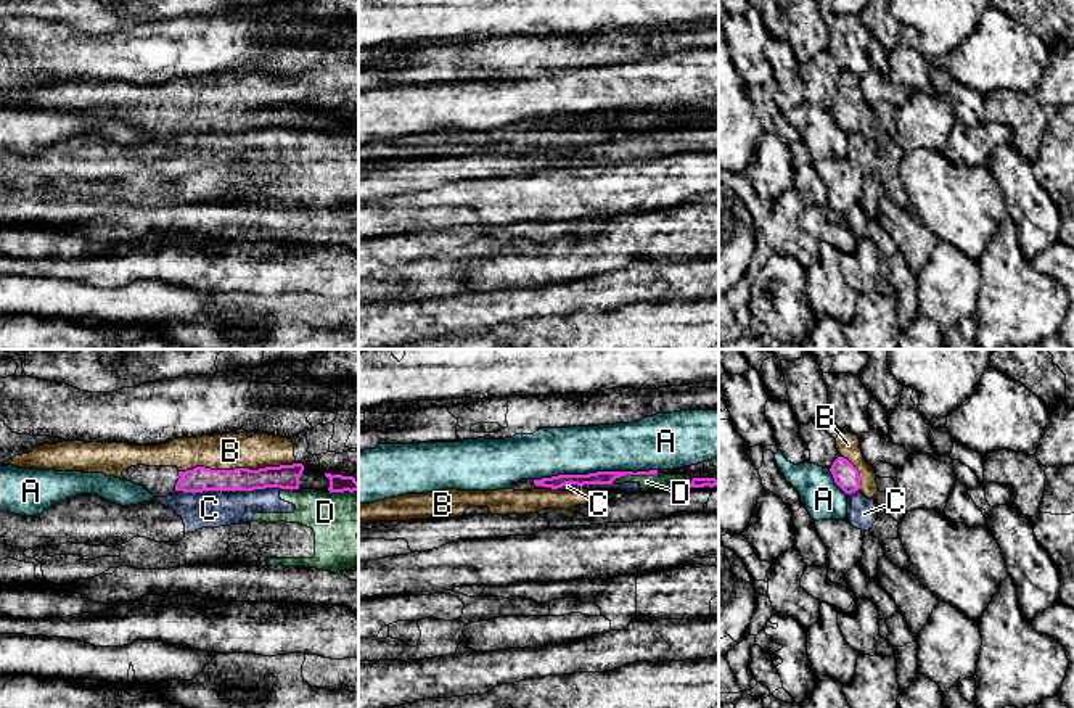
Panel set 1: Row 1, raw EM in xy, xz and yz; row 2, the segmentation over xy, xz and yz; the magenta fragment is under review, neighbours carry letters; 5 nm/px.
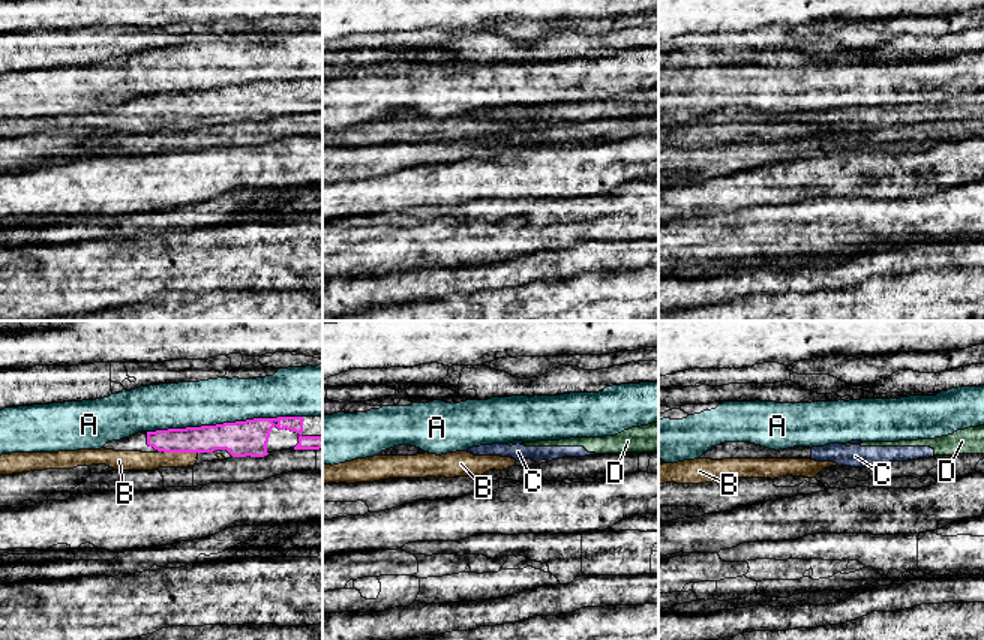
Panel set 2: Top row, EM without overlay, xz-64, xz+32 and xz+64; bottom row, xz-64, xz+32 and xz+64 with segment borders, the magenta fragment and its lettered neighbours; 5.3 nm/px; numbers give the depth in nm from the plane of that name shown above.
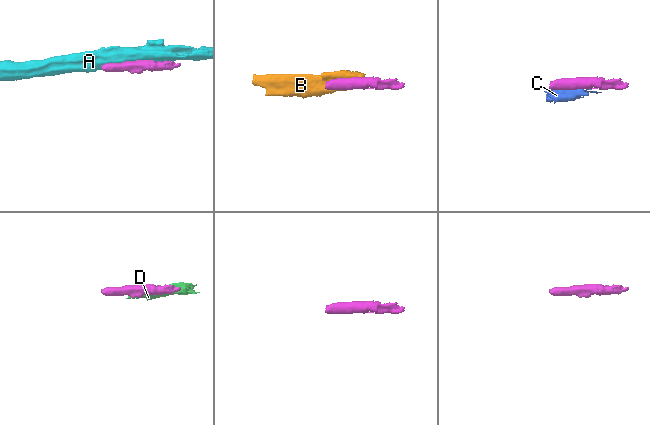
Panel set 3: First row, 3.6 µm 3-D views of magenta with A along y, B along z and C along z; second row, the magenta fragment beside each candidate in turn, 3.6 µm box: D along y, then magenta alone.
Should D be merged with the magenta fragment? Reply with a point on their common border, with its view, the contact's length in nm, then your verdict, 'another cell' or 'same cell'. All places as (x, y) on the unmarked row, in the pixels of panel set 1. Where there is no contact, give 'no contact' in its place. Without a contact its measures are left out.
contact xz (634, 113); length 240 nm; another cell

